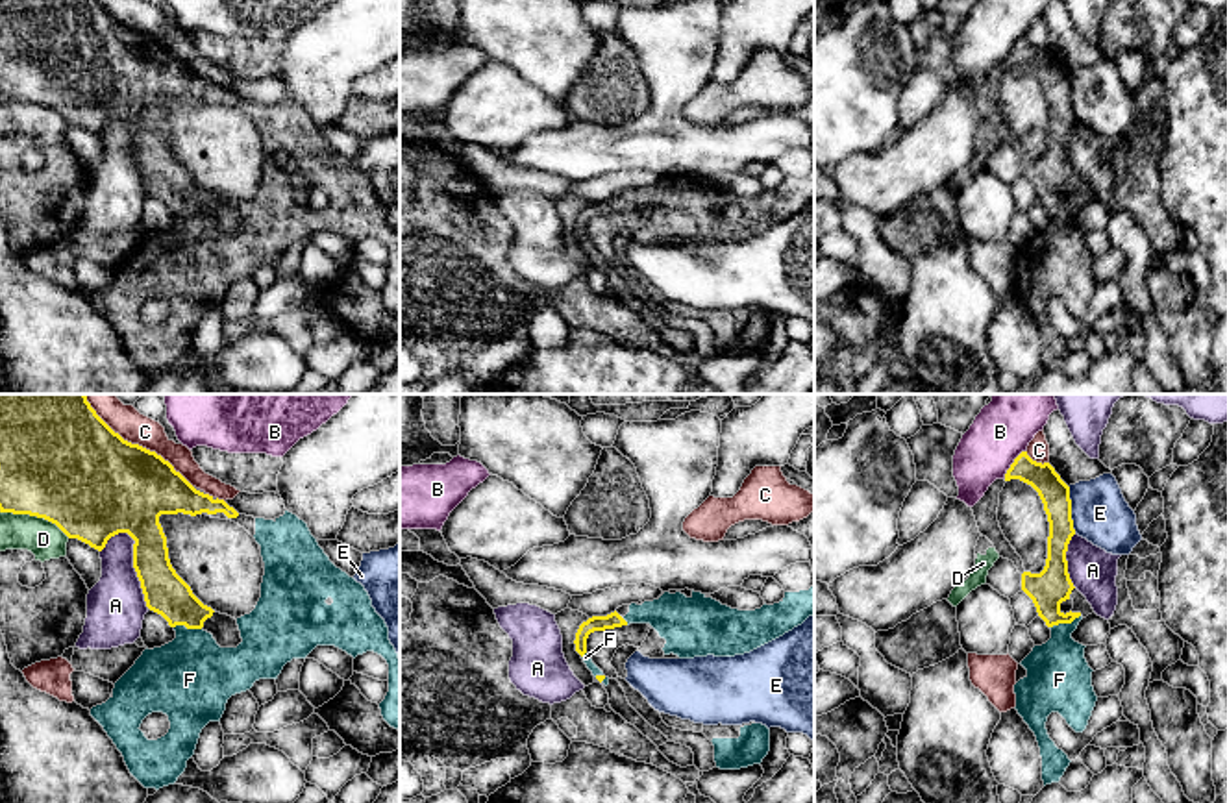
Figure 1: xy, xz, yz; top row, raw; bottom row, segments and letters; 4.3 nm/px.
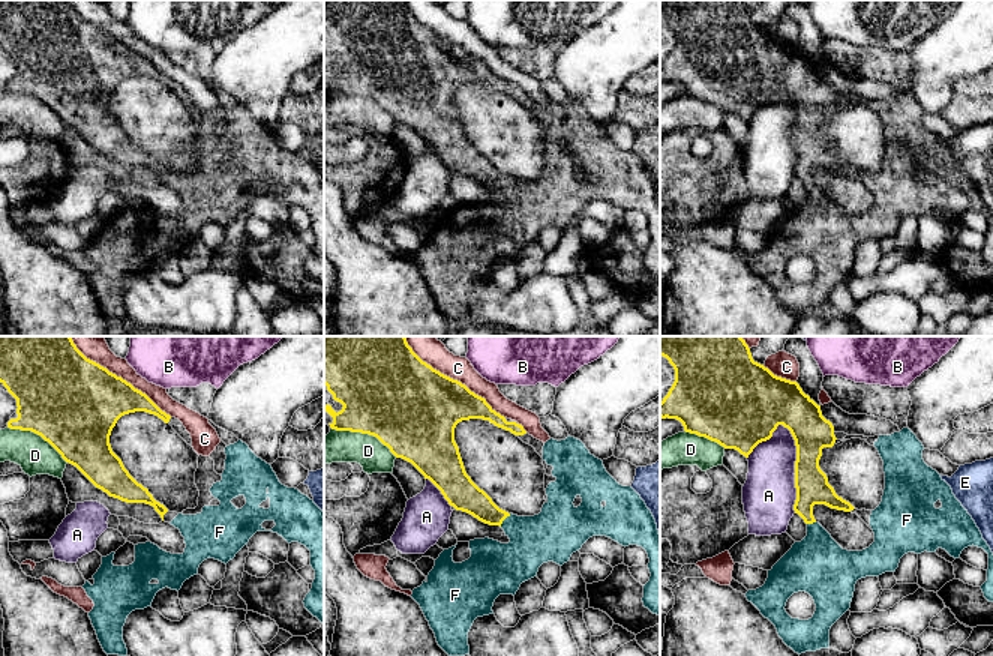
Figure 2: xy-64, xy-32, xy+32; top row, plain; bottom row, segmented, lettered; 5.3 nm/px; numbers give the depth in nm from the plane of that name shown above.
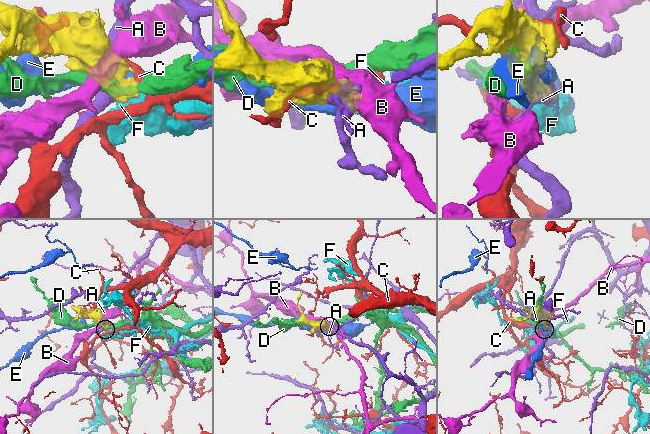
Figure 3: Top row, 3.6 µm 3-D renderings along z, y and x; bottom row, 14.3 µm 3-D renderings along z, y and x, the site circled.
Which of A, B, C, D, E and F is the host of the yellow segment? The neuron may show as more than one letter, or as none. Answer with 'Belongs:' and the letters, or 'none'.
Belongs: F

